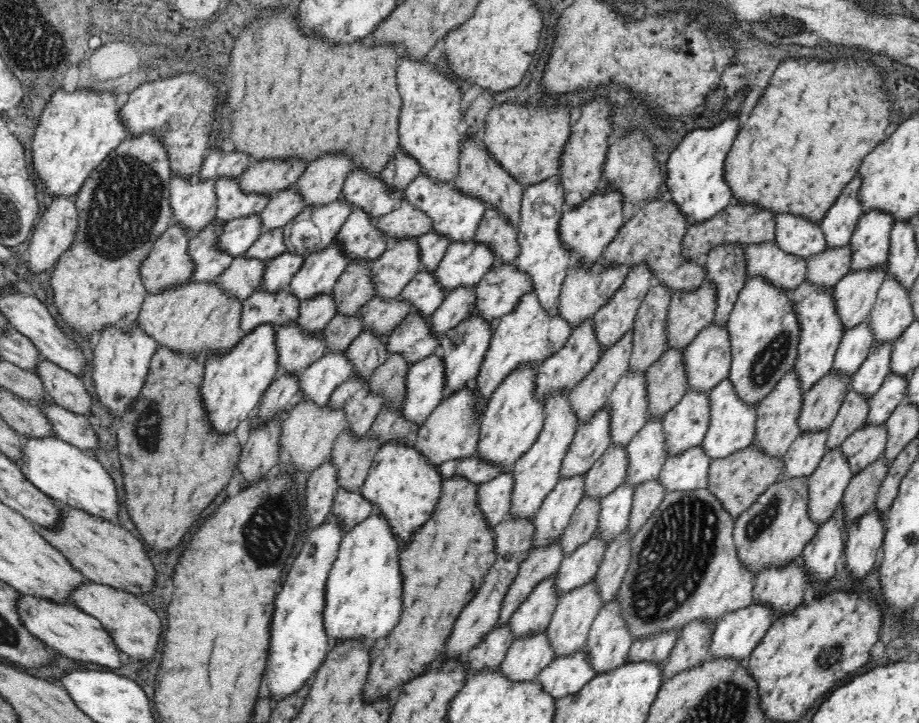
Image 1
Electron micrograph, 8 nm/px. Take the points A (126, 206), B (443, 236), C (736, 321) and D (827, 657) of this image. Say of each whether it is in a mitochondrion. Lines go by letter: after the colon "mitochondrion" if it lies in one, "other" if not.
A: mitochondrion
B: other
C: other
D: mitochondrion

